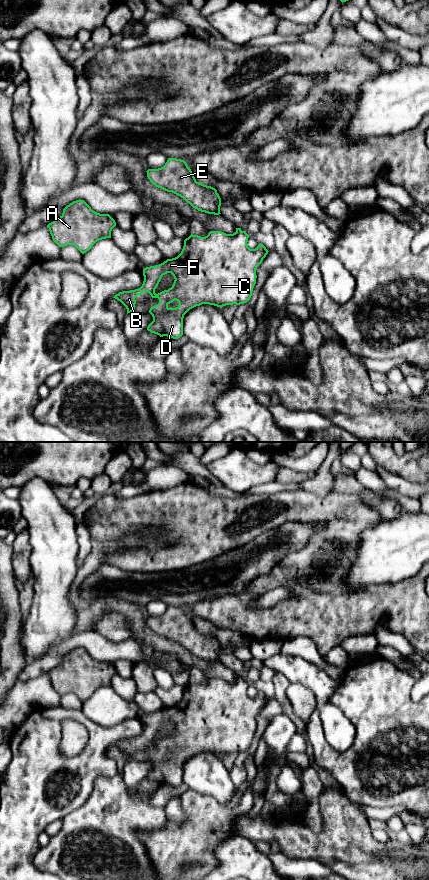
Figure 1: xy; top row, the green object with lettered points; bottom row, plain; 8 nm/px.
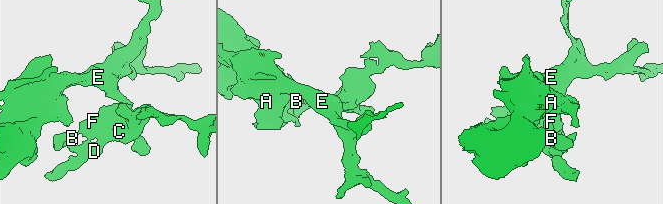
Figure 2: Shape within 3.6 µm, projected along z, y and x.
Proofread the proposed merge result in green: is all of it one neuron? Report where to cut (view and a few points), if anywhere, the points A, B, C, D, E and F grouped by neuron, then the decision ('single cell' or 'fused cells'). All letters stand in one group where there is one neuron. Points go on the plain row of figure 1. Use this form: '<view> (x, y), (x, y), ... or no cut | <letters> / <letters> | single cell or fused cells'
no cut | A B C D E F | single cell

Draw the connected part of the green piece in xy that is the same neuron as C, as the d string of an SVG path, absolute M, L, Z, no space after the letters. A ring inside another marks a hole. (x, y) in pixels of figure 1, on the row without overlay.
M236 676L233 682L221 679L210 679L205 685L191 682L184 688L183 697L177 705L143 717L144 729L140 736L119 740L113 746L126 755L127 762L134 759L135 746L143 740L148 740L152 746L158 746L159 751L149 758L153 769L147 778L160 785L178 787L183 783L184 763L190 757L202 752L222 756L250 748L256 732L256 717L269 699L261 691L255 697L250 697L247 693L248 686L249 683L241 676ZM167 721L171 721L175 727L172 735L156 742L155 737Z

